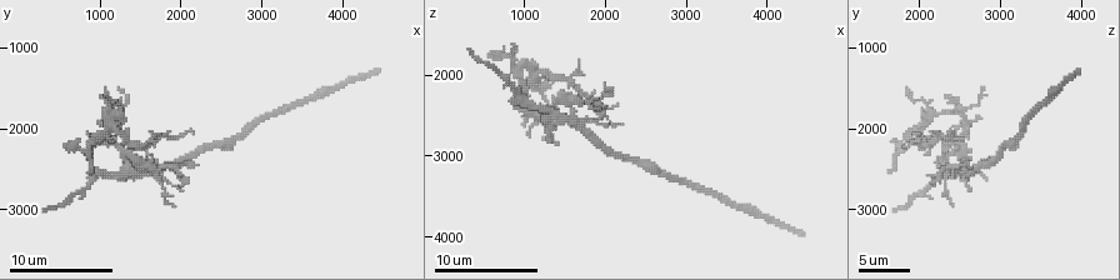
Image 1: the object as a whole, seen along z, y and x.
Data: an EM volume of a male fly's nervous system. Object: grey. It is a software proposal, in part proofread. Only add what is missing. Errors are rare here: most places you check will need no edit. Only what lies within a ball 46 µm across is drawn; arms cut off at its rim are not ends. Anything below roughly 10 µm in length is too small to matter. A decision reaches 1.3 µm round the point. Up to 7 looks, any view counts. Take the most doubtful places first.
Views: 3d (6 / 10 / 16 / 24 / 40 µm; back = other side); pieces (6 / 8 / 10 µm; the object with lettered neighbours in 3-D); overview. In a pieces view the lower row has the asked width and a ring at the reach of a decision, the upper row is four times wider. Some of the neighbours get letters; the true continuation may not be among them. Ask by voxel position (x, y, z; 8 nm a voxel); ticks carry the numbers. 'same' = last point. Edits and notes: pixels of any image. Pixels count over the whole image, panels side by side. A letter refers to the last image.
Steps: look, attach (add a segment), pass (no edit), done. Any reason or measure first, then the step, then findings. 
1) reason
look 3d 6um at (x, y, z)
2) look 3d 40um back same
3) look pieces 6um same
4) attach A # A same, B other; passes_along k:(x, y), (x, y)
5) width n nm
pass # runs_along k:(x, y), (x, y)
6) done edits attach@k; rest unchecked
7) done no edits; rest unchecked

thin end
look pieces 8um at (2000, 2700, 2150)

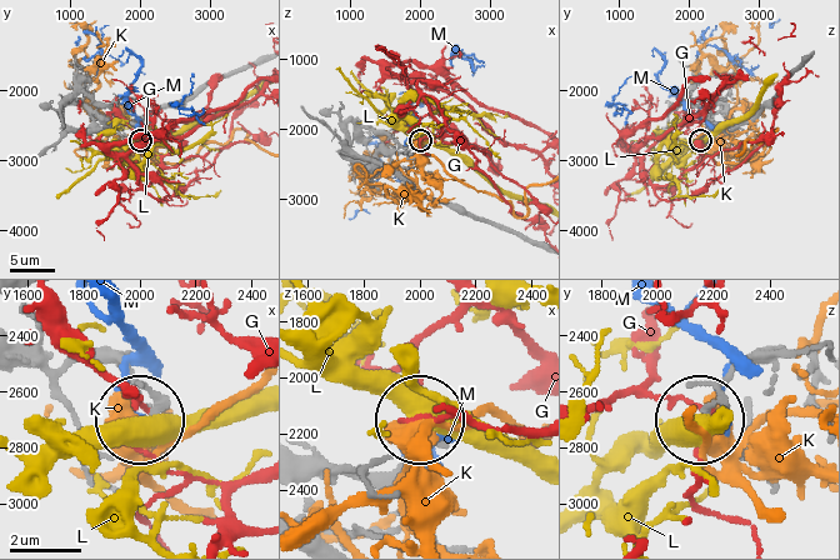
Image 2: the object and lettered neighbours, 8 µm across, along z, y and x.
width 170 nm
pass # G other, K other, L other, M other; no lettered segment goes on from it

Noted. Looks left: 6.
an open end
look pieces 8um at (1250, 1500, 2800)

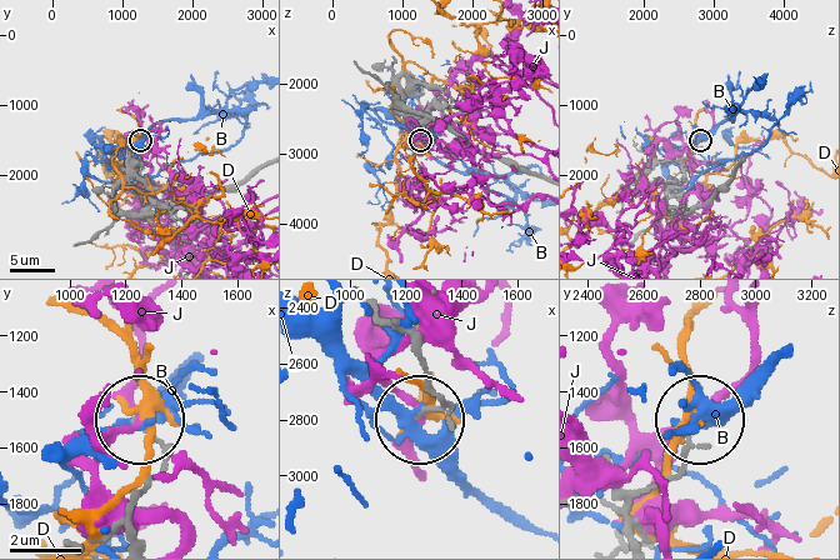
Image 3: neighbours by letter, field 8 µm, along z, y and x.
width 150 nm
pass # B other, D other, J other; runs_along 3:(136, 498), (160, 461), (145, 429); none of them fits

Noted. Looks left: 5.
end of a long branch
look 3d 6um at (2100, 2050, 2350)

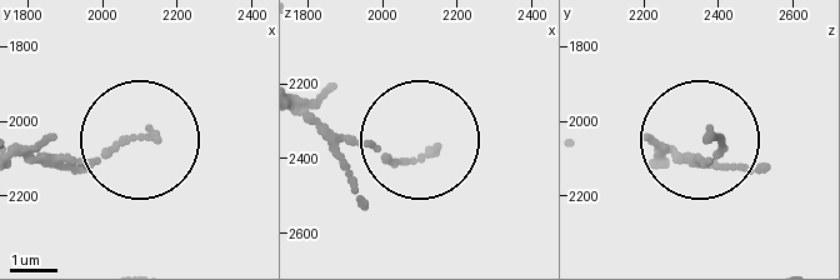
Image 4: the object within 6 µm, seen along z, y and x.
look pieces 6um at (2140, 2040, 2380)

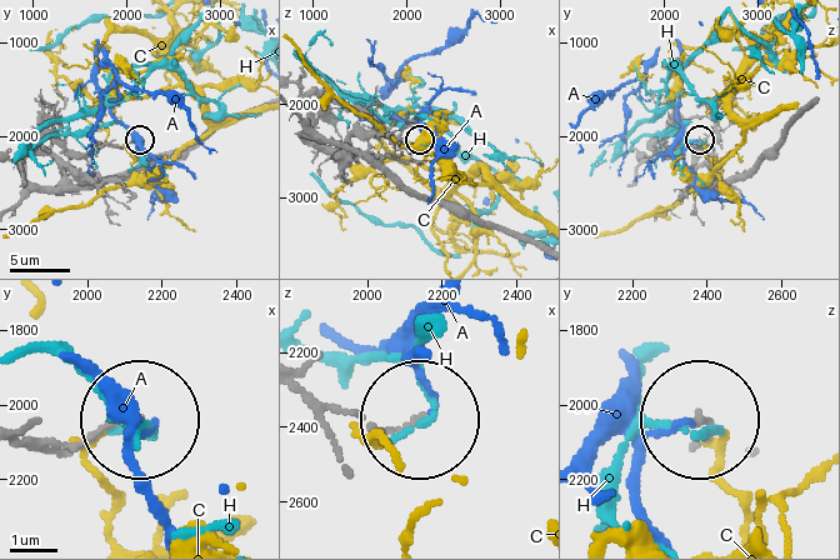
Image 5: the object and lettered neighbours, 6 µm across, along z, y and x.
pass # A other, C other, H other; runs_along 5:(306, 385), (378, 425), (421, 421); no lettered segment goes on from it

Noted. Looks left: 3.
done no edits; rest unchecked

